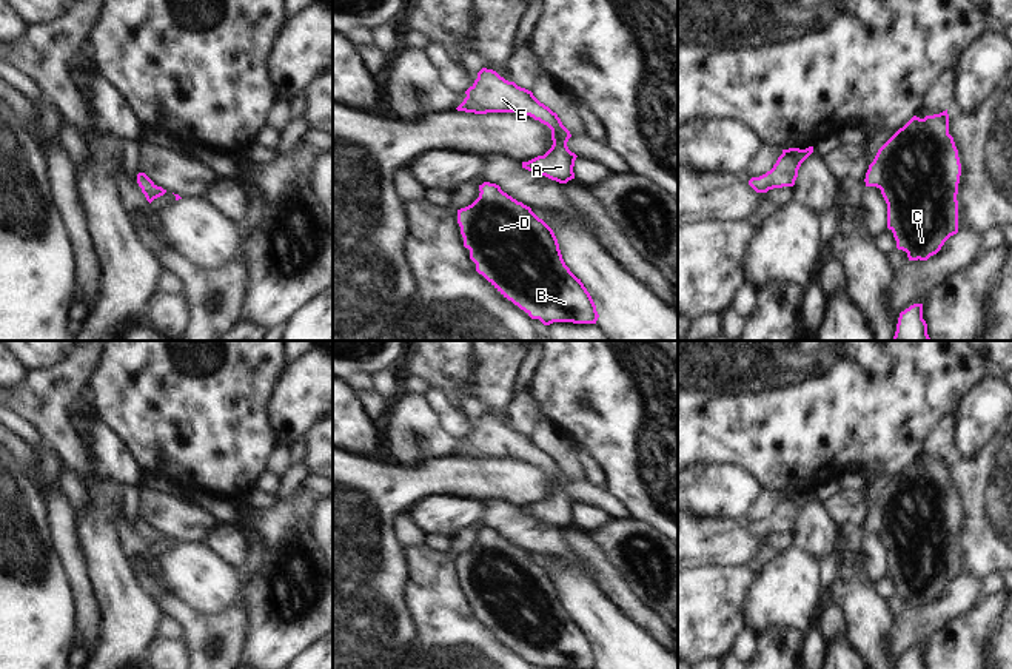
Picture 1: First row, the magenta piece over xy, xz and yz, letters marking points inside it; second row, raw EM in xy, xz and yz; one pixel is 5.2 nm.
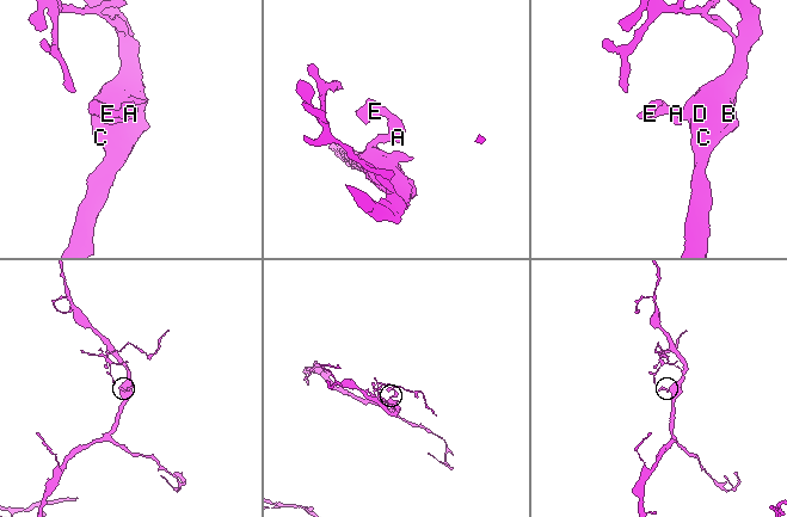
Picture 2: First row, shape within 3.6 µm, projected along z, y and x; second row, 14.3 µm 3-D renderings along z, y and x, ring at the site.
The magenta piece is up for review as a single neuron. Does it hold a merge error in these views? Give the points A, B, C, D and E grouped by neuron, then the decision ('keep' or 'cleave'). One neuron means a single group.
A B C D E; keep

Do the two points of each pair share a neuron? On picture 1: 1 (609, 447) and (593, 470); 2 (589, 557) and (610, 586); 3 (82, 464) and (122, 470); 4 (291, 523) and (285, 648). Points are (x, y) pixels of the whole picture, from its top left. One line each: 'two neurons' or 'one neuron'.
1: two neurons
2: one neuron
3: two neurons
4: one neuron

